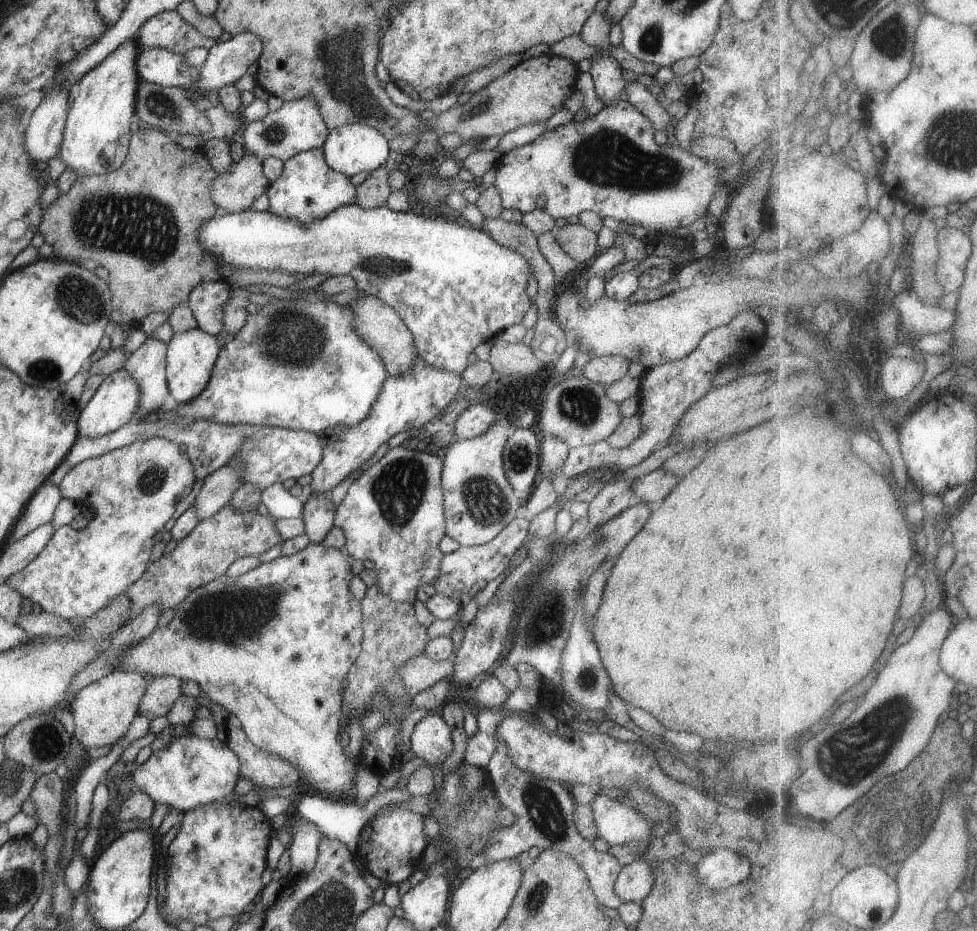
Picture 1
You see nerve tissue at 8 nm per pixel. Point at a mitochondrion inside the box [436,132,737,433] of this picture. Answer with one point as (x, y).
(639, 350)

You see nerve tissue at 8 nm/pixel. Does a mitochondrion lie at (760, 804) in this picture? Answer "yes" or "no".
no

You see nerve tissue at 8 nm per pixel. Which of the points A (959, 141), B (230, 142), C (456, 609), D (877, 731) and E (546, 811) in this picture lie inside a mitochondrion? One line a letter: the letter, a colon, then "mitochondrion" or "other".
A: mitochondrion
B: other
C: other
D: mitochondrion
E: mitochondrion

